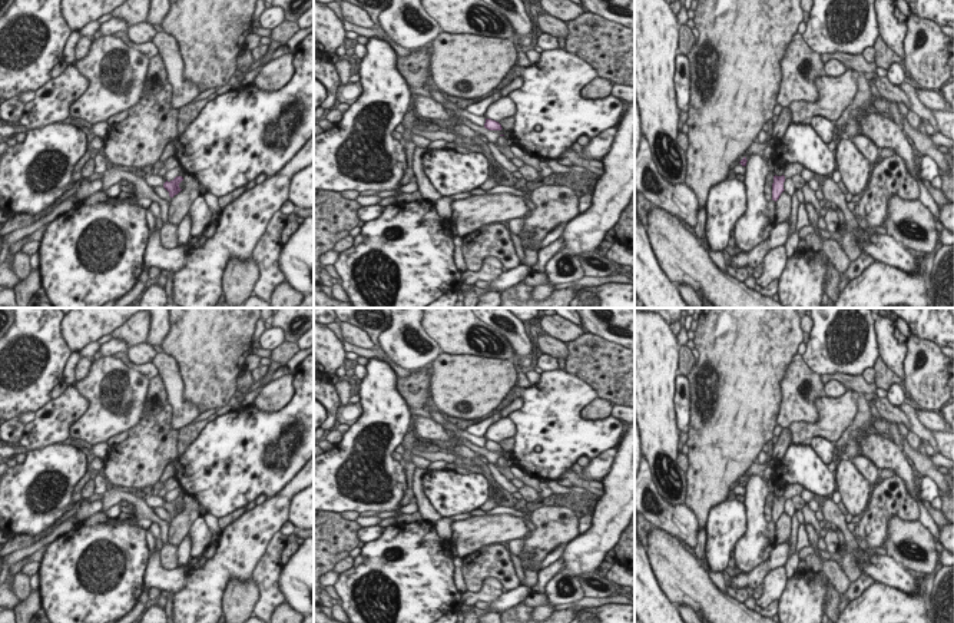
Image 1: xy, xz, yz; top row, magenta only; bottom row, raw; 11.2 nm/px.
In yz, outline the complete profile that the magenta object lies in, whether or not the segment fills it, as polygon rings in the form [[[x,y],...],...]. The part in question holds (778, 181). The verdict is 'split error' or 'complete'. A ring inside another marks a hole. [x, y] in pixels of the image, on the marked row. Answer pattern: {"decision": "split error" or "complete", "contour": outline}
{"decision": "split error", "contour": [[[795,162],[795,163],[789,163],[785,166],[785,170],[784,170],[784,175],[782,176],[774,176],[774,183],[772,183],[772,201],[778,201],[781,193],[785,190],[784,189],[784,182],[788,179],[788,178],[792,178],[794,175],[796,173],[802,173],[804,170],[804,165],[799,163],[799,162]]]}

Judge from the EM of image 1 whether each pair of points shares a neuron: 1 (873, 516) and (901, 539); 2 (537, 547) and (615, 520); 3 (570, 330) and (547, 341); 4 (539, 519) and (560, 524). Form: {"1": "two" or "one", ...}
{"1": "two", "2": "two", "3": "two", "4": "one"}

